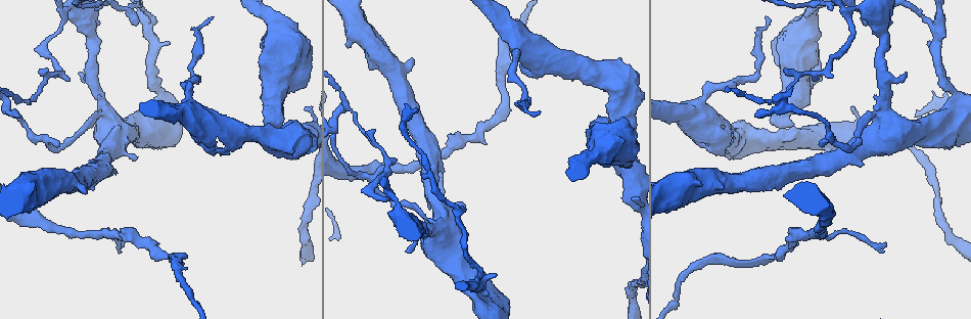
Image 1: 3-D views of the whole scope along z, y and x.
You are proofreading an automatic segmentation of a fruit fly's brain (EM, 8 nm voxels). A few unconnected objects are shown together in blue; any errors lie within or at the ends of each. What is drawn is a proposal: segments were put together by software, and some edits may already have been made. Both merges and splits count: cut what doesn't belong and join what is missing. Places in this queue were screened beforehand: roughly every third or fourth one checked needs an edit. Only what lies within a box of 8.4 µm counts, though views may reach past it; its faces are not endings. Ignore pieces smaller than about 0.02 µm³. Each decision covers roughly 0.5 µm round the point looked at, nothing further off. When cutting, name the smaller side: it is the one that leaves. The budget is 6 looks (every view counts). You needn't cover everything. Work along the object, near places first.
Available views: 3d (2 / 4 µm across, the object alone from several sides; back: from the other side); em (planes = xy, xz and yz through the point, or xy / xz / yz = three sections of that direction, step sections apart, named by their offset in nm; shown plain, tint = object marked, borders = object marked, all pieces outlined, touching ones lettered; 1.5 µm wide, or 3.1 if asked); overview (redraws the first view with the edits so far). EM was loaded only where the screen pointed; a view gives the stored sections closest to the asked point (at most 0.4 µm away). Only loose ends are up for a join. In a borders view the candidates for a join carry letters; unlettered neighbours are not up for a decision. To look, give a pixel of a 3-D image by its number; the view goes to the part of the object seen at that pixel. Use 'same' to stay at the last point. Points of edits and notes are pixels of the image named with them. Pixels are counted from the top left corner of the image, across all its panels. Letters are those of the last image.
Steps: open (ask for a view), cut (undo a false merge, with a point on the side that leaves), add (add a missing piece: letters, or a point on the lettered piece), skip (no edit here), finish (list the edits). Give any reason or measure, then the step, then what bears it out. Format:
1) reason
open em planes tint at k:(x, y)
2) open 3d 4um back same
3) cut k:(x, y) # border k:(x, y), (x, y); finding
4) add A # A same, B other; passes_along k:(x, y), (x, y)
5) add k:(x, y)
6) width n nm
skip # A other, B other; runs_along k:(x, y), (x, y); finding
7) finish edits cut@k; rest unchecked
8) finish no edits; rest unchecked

thin end
open 3d 4um back at 1:(122, 243)

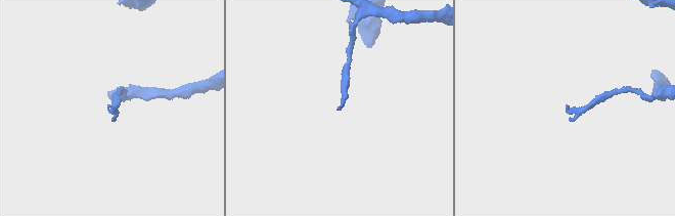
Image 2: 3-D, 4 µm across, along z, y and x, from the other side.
now the EM
open em xz step 8 borders at 2:(338, 110)

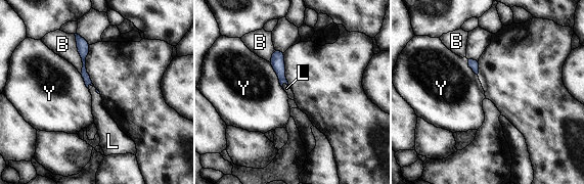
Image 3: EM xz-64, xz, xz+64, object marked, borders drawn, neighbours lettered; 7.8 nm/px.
open em planes borders same

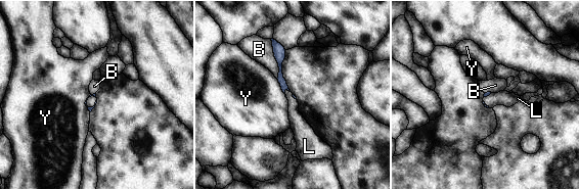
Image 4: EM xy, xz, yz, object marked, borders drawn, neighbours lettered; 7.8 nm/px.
add L # B other, L same, Y other; passes_along 4:(283, 85), (284, 93), (298, 122); it goes on there

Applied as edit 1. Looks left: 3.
open overview

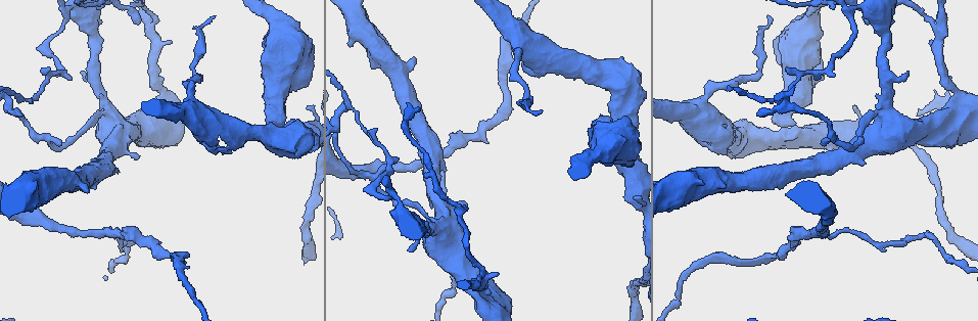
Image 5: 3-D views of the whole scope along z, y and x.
an open end
open em planes borders at 5:(905, 73)

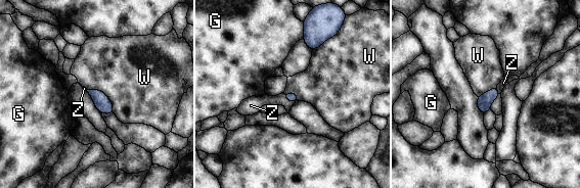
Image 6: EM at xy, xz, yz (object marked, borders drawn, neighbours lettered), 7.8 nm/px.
add Z # G other, W other, Z same; passes_along 6:(293, 97), (287, 99), (256, 102); it goes on there

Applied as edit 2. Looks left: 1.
stops while still wide
open em planes borders at 5:(137, 158)

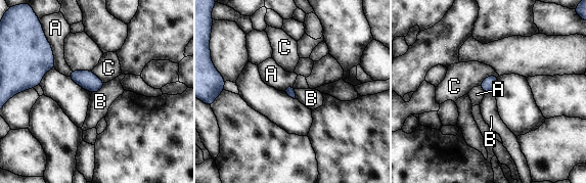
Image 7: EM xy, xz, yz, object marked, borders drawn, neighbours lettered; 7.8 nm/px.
skip # A other, B other, C other; no lettered piece goes on from it

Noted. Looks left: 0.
finish edits add@4, add@6; rest unchecked

